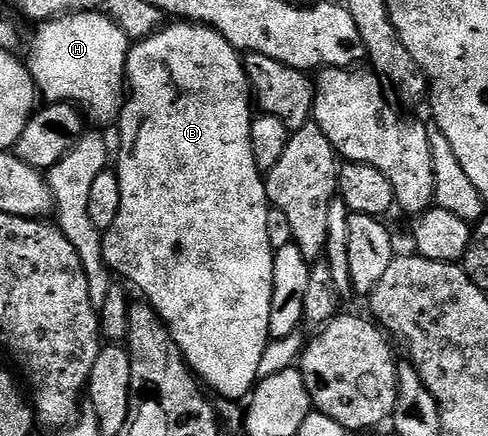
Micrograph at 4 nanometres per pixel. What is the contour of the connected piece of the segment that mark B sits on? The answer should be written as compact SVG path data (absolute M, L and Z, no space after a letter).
M172 22L172 25L170 24L171 23L161 27L144 40L135 41L128 51L126 99L118 121L118 129L120 128L120 165L115 165L114 168L116 175L120 177L122 206L118 210L118 218L114 218L114 226L110 226L103 233L104 261L107 264L107 267L111 269L117 277L119 277L119 275L125 276L125 278L128 279L142 295L144 295L141 297L143 297L147 303L151 304L153 310L164 319L164 325L170 330L174 342L180 347L180 353L184 356L185 362L188 364L188 367L192 369L193 373L195 373L209 389L212 387L218 395L224 396L220 398L223 398L228 402L236 402L239 401L239 396L247 397L252 389L256 387L262 376L260 367L264 364L264 351L267 350L268 344L270 345L268 331L270 330L270 302L272 301L272 283L274 282L274 243L272 244L272 236L268 233L268 212L270 213L268 190L265 177L258 170L258 166L254 162L254 150L250 146L250 126L254 119L254 97L250 91L248 75L244 69L244 61L241 53L237 52L234 46L230 46L230 42L226 42L226 38L222 38L222 34L218 34L213 28L208 28L204 24L193 24L191 22Z

